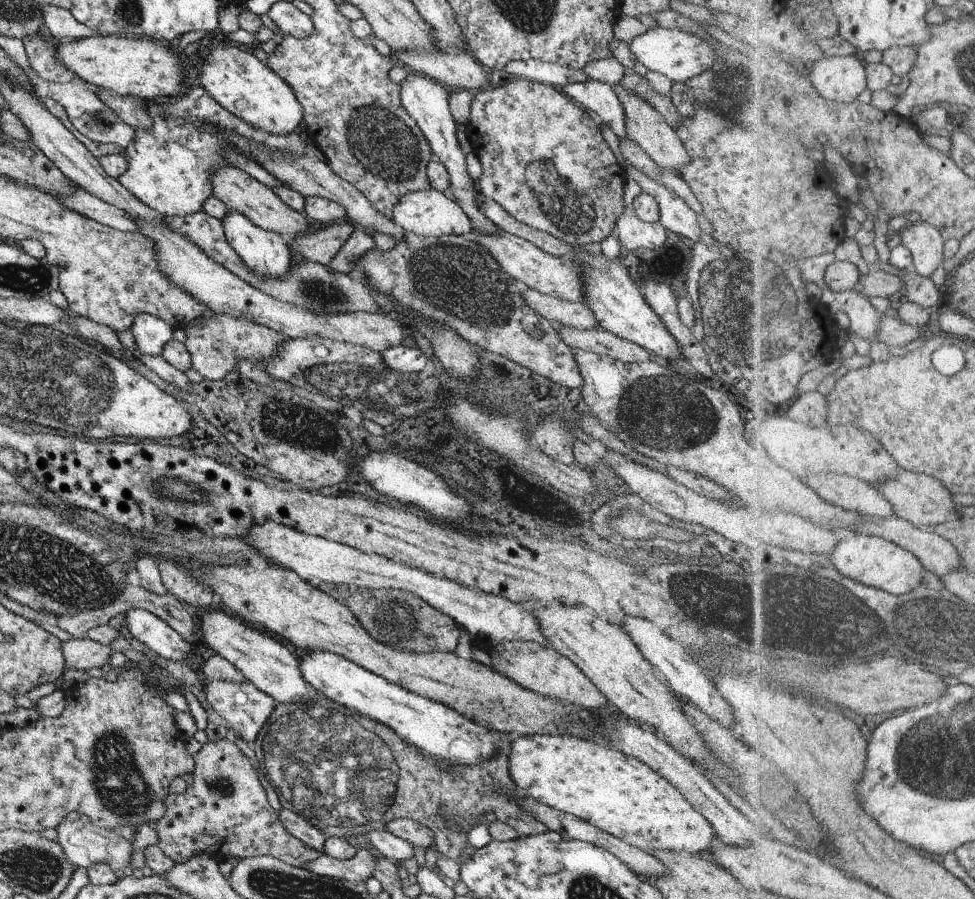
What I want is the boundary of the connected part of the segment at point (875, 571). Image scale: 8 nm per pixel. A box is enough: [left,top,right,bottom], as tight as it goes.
[830,532,926,595]

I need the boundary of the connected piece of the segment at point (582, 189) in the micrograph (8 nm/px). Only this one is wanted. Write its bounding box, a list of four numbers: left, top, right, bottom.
[464,77,625,247]

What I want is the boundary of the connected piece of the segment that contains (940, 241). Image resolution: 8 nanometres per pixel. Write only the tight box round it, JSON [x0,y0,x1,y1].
[899,220,945,277]

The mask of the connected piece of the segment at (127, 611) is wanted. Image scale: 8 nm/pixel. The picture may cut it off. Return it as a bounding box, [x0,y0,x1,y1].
[122,607,193,660]

